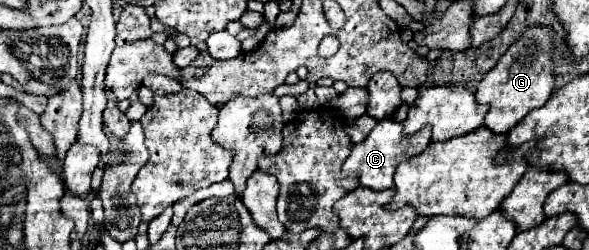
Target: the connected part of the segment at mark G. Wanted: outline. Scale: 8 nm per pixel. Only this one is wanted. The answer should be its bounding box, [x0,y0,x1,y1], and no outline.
[476,27,554,133]

